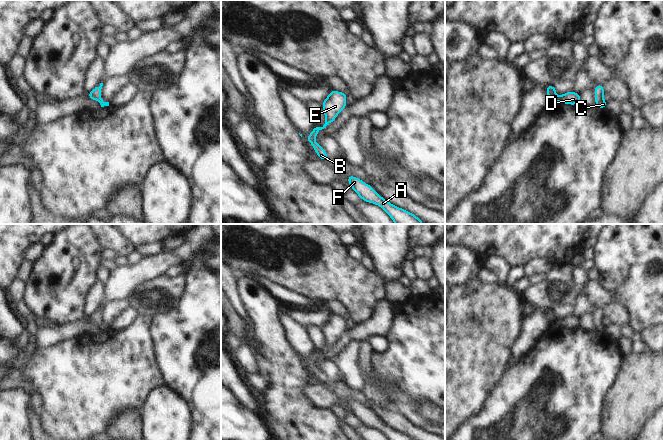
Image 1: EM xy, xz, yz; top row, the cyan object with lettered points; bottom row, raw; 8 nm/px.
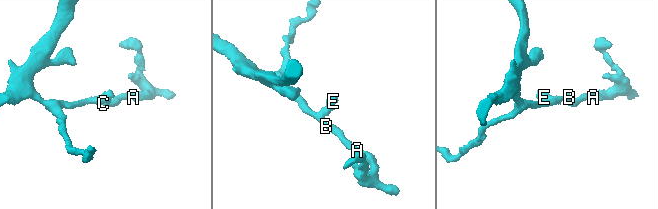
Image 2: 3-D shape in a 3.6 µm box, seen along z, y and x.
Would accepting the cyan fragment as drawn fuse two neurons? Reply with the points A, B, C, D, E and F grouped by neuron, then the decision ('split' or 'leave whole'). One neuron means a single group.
A B C D E F; leave whole

